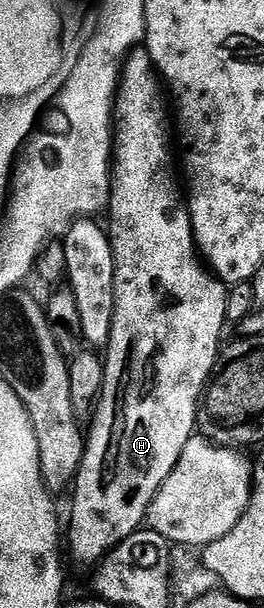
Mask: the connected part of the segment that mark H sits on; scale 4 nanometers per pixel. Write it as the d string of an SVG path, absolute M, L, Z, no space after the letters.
M153 65L153 66L132 66L132 70L130 70L130 69L128 69L128 68L127 68L127 67L126 67L126 66L124 66L124 67L123 67L123 75L122 75L122 85L121 85L121 86L120 86L120 87L119 87L119 91L118 91L118 97L117 97L117 99L116 99L116 101L115 101L115 113L114 113L114 118L115 118L115 122L114 122L114 177L113 177L113 179L112 179L112 196L111 196L111 203L110 203L110 213L111 213L111 212L112 212L112 228L111 228L111 226L110 226L110 237L111 237L111 241L112 241L112 246L113 246L113 254L114 254L114 256L115 256L115 257L116 257L116 311L115 311L115 312L114 312L114 316L113 316L113 326L112 326L112 334L111 334L111 335L110 335L110 336L109 336L109 340L108 340L108 344L107 344L107 347L106 347L106 357L105 357L105 358L104 358L104 387L103 387L103 388L102 388L102 392L101 392L101 393L100 393L100 402L99 402L99 403L98 403L98 405L96 405L96 413L95 413L95 414L93 414L93 415L92 415L92 421L91 421L91 423L90 423L90 425L89 425L89 426L88 426L88 427L87 427L87 430L86 430L86 443L85 443L85 445L84 445L84 459L83 459L83 460L82 460L82 464L81 464L81 465L80 465L80 471L78 471L78 473L77 473L77 474L76 474L76 480L75 480L75 483L74 483L74 489L73 489L73 490L72 490L72 491L71 491L71 494L72 494L72 493L73 493L73 494L72 494L72 527L70 527L70 528L69 528L69 530L68 530L68 534L67 534L67 530L66 530L66 546L67 546L67 542L68 542L68 546L69 546L69 548L70 548L70 549L72 549L72 554L73 554L73 556L74 556L74 557L76 557L76 558L77 558L77 560L78 560L78 561L80 561L80 562L92 562L92 563L91 563L91 564L99 564L99 562L101 562L101 560L102 560L102 559L103 559L103 558L105 558L105 556L107 556L107 554L109 554L109 553L110 553L110 551L111 551L111 550L112 550L112 549L114 549L114 548L115 548L115 546L117 546L117 545L118 545L118 544L122 544L122 540L126 540L126 539L127 539L127 538L128 538L128 537L130 537L130 535L131 535L131 534L135 534L135 533L136 533L136 531L137 531L137 530L139 530L139 529L141 529L141 527L143 527L143 526L144 526L144 525L145 525L145 522L146 522L146 519L147 519L147 517L148 517L148 509L149 509L149 508L150 508L150 504L151 504L151 503L152 503L152 501L153 501L153 500L154 500L154 496L155 496L155 495L156 495L156 493L157 493L157 492L158 492L158 488L162 488L162 484L163 484L163 483L164 483L164 481L165 481L165 480L166 480L166 476L170 476L170 472L174 472L174 464L178 464L178 460L179 460L179 459L180 459L180 457L181 457L181 456L182 456L182 448L186 448L186 444L187 444L187 443L188 443L188 441L190 441L190 440L191 440L191 439L192 439L192 437L193 437L193 436L194 436L194 431L195 431L195 430L196 430L196 429L197 429L197 426L198 426L198 407L199 407L199 406L200 406L200 405L201 405L201 402L202 402L202 395L203 395L203 394L204 394L204 393L205 393L205 390L206 390L206 387L207 387L207 385L208 385L208 383L209 383L209 381L210 381L210 379L211 379L211 377L212 377L212 375L213 375L213 373L214 373L214 371L215 371L215 370L216 370L216 369L217 369L217 366L218 366L218 355L219 355L219 354L220 354L220 353L221 353L221 350L222 350L222 345L221 345L221 346L220 346L220 333L222 333L222 332L223 332L223 330L224 330L224 326L225 326L225 327L226 327L226 319L227 319L227 316L228 316L228 313L227 313L227 312L226 312L226 304L227 304L227 303L228 303L228 292L229 292L229 287L228 287L228 286L227 286L227 285L225 285L225 283L223 283L223 282L221 282L221 281L220 281L220 279L219 279L219 278L217 278L217 277L216 277L216 275L215 275L215 274L213 274L213 273L211 273L211 272L209 272L209 271L208 271L208 270L207 270L207 269L206 269L206 266L205 266L205 263L204 263L204 262L203 262L203 261L202 261L202 258L201 258L201 255L200 255L200 254L199 254L199 253L198 253L198 247L197 247L197 244L196 244L196 238L195 238L195 237L194 237L194 236L193 236L193 235L192 235L192 215L191 215L191 214L189 214L189 213L188 213L188 207L187 207L187 205L186 205L186 202L185 202L185 199L184 199L184 198L183 198L183 197L182 197L182 194L181 194L181 191L180 191L180 194L179 194L179 192L178 192L178 191L176 191L176 186L175 186L175 184L174 184L174 183L172 183L172 166L171 166L171 164L170 164L170 163L168 163L168 130L167 130L167 128L166 128L166 127L164 127L164 96L165 96L165 100L166 100L166 94L165 94L165 91L164 91L164 90L163 90L163 92L164 92L164 94L163 94L163 92L162 92L162 91L160 91L160 86L161 86L161 88L162 88L162 78L161 78L161 76L160 76L160 74L158 74L158 73L157 73L157 69L156 69L156 67L155 67L155 66L154 66L154 65Z

